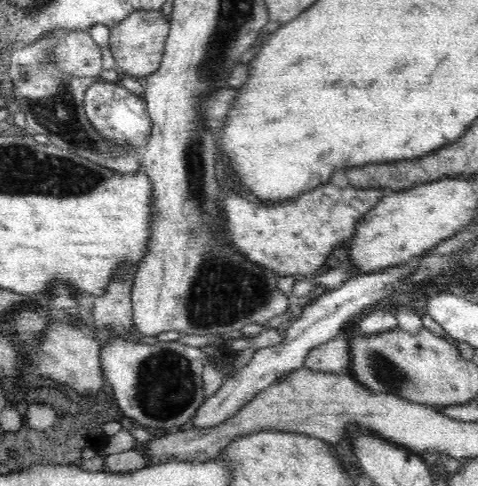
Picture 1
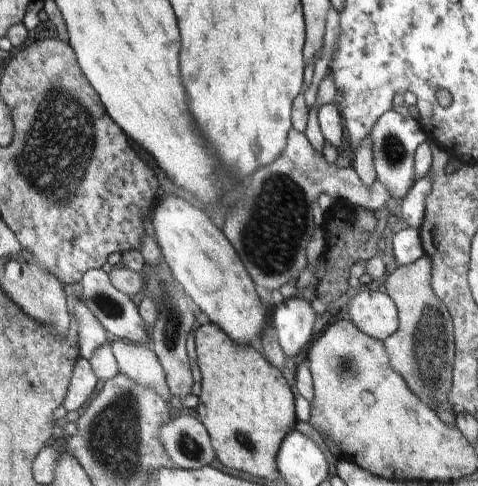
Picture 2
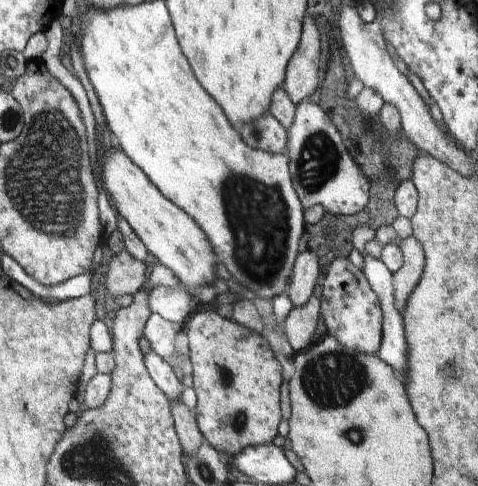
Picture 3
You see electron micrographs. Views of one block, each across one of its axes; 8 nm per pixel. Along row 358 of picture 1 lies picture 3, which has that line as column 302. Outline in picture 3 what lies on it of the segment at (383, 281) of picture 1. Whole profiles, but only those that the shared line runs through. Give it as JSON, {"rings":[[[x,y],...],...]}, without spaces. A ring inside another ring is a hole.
{"rings":[[[307,248],[305,252],[297,254],[293,274],[289,276],[289,286],[285,292],[289,296],[293,308],[299,308],[305,302],[309,302],[311,294],[319,286],[319,282],[317,282],[319,272],[321,272],[321,266],[319,266],[317,254],[313,250]]]}

